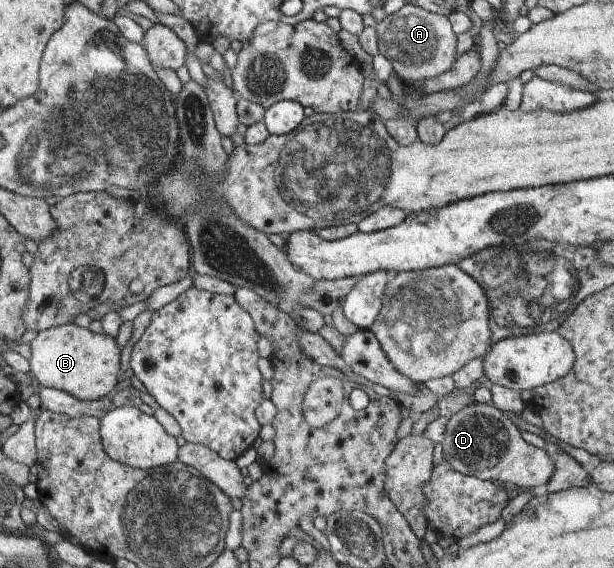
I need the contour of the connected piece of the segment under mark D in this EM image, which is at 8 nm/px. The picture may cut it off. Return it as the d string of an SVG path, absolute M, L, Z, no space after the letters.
M482 403L471 404L469 406L465 406L462 408L457 414L455 414L452 418L446 419L441 416L439 419L433 421L426 427L424 434L434 443L441 443L443 446L444 459L450 463L450 466L453 467L454 470L461 472L465 475L477 476L477 478L481 480L492 480L492 481L504 481L506 483L514 483L521 487L535 488L539 487L539 485L545 485L554 474L556 463L553 460L553 457L545 450L539 449L530 443L527 443L522 436L522 432L511 422L511 419L508 419L505 413L503 413L500 409L497 409L494 405L487 405Z

